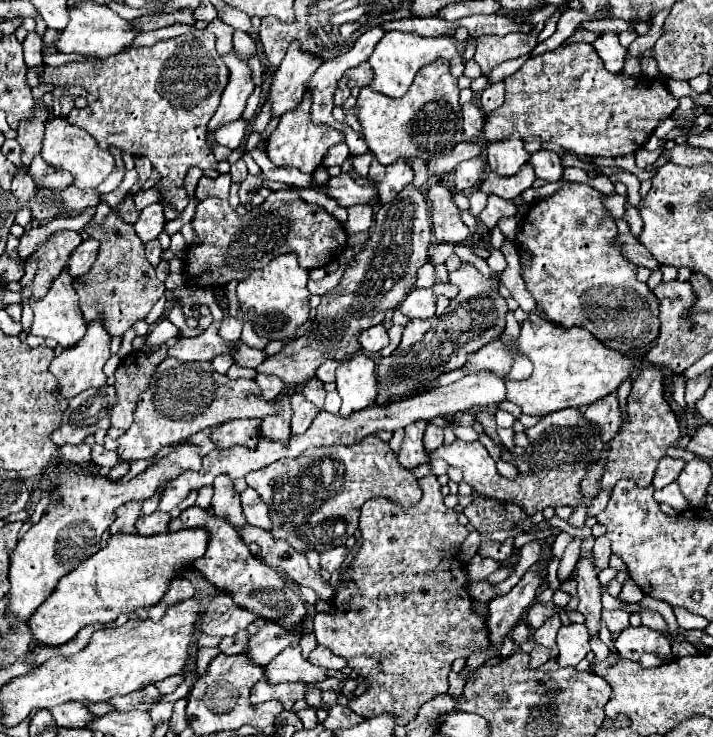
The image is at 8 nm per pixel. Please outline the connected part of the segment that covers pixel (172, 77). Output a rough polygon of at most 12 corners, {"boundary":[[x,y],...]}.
{"boundary":[[208,30],[114,58],[46,66],[102,148],[146,156],[166,216],[228,82]]}

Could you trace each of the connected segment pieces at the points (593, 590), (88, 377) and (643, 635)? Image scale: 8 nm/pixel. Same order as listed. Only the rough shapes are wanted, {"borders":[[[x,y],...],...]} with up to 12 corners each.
{"borders":[[[592,556],[576,564],[578,612],[590,636],[602,628],[600,582]],[[102,322],[50,364],[60,398],[106,386],[110,336]],[[648,626],[626,628],[614,640],[622,658],[670,654],[670,638]]]}

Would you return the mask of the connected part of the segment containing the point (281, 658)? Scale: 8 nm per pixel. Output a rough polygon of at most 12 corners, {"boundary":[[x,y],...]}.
{"boundary":[[288,646],[264,674],[270,684],[310,684],[326,670],[302,658],[300,646]]}

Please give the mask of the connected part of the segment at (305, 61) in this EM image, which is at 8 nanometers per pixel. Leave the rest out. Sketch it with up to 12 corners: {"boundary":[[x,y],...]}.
{"boundary":[[290,44],[268,102],[282,116],[302,102],[320,58]]}

